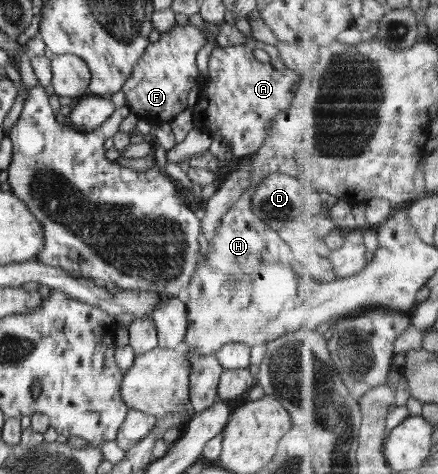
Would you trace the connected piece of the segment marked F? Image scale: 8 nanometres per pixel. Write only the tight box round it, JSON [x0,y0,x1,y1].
[123,21,220,126]

